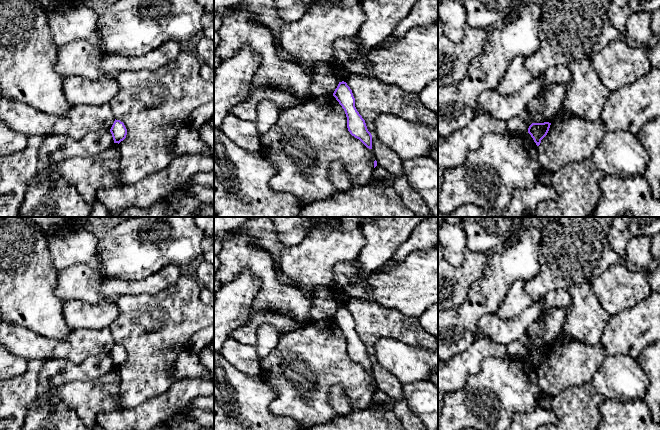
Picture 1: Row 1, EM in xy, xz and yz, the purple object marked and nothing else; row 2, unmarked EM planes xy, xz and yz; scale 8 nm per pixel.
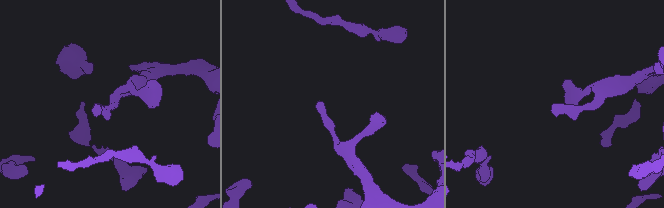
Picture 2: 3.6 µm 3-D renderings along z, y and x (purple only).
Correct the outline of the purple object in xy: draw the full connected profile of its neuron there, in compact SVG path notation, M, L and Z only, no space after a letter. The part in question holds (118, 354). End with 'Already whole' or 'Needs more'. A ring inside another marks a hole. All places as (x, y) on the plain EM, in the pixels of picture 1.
M116 343L110 353L110 356L112 358L114 367L118 367L118 368L121 365L123 365L127 359L127 353L126 353L124 347L121 346L120 344L116 344Z. Already whole

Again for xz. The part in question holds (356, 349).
M339 306L333 320L345 335L350 358L359 363L367 372L372 373L372 359L367 353L365 344L355 331L355 322L347 307Z. Already whole

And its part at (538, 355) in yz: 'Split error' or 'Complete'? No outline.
Complete

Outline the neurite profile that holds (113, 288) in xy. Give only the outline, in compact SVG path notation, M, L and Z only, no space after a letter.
M98 253L90 267L101 279L98 291L106 298L117 300L123 295L155 295L175 286L182 275L182 269L173 264L168 264L162 270L142 280L121 280L103 275L100 272L100 258Z

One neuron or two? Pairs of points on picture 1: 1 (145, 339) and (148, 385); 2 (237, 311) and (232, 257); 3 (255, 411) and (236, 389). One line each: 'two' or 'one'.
1: one
2: two
3: one

